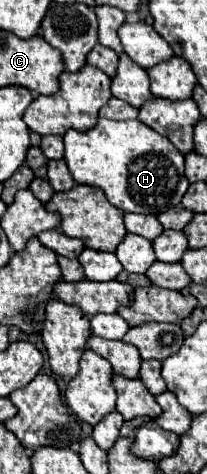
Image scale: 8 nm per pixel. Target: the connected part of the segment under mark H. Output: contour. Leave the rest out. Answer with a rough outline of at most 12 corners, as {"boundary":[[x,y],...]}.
{"boundary":[[130,121],[64,133],[76,183],[158,215],[188,189],[184,155]]}

